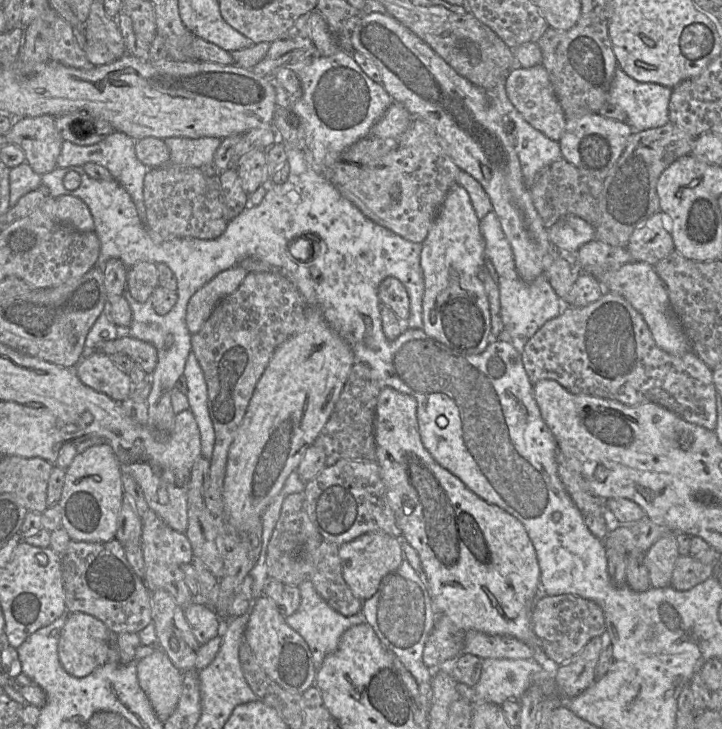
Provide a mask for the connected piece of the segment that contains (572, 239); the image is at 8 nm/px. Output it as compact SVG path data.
M566 216L547 229L551 245L564 253L578 250L595 239L595 227L578 216Z

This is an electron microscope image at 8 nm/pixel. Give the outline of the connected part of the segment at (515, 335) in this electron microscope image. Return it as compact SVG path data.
M489 212L480 220L484 240L486 263L489 262L497 275L500 295L503 329L497 338L521 348L521 343L534 335L547 321L558 316L567 305L556 294L546 275L540 275L532 282L523 281L518 275L509 241L495 212Z

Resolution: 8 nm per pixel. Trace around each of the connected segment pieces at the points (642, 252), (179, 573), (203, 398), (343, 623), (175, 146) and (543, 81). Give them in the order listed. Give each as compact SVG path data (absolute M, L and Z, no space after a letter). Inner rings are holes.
M658 211L653 214L643 226L636 229L631 235L627 245L627 250L631 255L631 260L643 262L653 267L660 260L675 251L671 233L664 228L662 213L663 212Z
M148 510L141 515L141 547L145 562L143 581L150 590L161 589L173 596L175 601L185 607L195 601L190 592L183 572L183 565L194 559L191 543L185 533L172 529L154 511Z
M193 352L187 358L183 377L187 384L189 409L194 414L200 430L202 453L205 458L210 459L215 444L215 432L208 411L208 393L204 374Z
M305 580L298 586L301 602L298 609L286 617L286 623L304 638L311 651L314 665L319 668L326 656L337 648L342 634L348 628L365 622L365 618L361 612L351 616L337 612L319 595L310 580Z
M169 137L163 140L170 151L169 165L194 168L212 166L214 154L221 143L221 139L216 137Z
M542 64L530 68L515 68L505 80L507 96L522 117L549 139L559 141L566 124L566 115L557 100L547 70Z

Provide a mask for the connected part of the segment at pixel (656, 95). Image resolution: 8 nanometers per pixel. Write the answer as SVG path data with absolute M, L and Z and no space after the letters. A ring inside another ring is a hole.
M617 67L608 95L608 103L621 107L634 131L666 125L670 122L669 101L672 88L640 82Z

